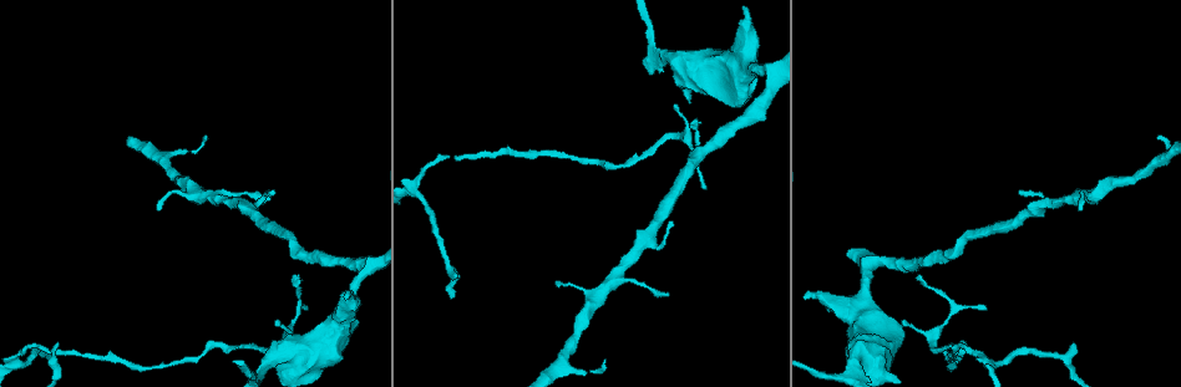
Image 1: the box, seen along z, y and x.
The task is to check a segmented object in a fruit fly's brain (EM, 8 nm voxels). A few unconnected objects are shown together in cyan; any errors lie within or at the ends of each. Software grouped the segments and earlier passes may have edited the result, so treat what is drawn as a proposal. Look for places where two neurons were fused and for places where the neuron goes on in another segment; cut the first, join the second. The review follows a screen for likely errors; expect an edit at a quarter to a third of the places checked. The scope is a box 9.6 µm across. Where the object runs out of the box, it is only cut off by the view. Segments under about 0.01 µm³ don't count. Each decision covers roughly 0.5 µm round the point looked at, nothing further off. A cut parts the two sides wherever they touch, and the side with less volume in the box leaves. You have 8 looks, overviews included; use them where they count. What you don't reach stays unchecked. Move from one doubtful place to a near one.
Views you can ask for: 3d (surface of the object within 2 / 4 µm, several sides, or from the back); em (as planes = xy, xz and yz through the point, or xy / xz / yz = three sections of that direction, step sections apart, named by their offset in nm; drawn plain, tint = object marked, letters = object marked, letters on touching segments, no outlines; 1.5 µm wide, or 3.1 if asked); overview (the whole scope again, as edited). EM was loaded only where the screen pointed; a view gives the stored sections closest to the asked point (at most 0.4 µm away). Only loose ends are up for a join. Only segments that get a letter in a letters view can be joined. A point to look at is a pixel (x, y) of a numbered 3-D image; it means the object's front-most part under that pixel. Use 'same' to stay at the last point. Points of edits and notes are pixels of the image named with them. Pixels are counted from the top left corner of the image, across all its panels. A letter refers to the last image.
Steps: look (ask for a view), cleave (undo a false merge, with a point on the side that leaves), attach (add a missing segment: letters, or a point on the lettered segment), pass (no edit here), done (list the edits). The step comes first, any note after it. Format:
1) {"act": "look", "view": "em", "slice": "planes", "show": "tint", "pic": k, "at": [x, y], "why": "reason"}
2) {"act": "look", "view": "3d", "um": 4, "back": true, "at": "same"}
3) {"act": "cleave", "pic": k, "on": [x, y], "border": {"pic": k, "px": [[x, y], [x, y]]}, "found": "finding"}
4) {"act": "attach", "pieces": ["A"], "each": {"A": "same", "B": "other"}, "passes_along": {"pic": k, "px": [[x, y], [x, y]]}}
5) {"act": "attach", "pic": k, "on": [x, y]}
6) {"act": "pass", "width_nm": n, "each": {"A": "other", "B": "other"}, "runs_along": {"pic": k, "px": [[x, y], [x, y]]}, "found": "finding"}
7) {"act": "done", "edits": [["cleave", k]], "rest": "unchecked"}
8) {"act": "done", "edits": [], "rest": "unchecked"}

{"act": "look", "view": "3d", "um": 4, "pic": 1, "at": [705, 187], "why": "tapers out"}

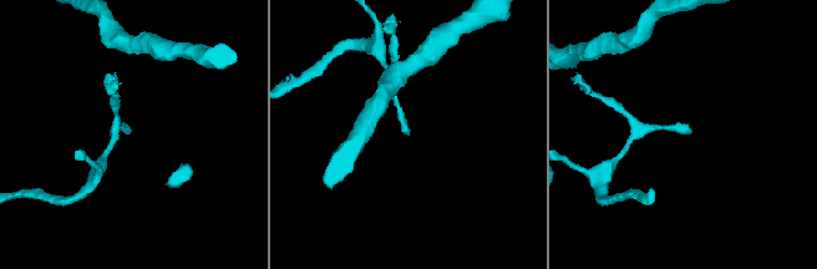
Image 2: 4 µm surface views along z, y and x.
{"act": "look", "view": "em", "slice": "planes", "show": "tint", "pic": 2, "at": [690, 129]}

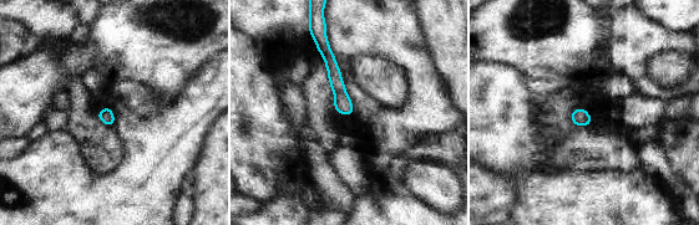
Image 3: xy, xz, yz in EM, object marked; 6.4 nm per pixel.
{"act": "look", "view": "em", "slice": "planes", "show": "letters", "at": "same", "why": "see the neighbours"}

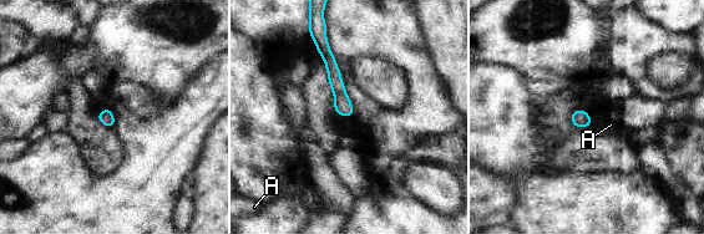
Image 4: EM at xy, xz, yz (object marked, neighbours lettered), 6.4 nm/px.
{"act": "pass", "longest_contact_nm": ["A", 60], "each": {"A": "other"}, "found": "no lettered segment goes on from it"}

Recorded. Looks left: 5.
{"act": "look", "view": "em", "slice": "planes", "show": "letters", "pic": 1, "at": [672, 222], "why": "thin end"}

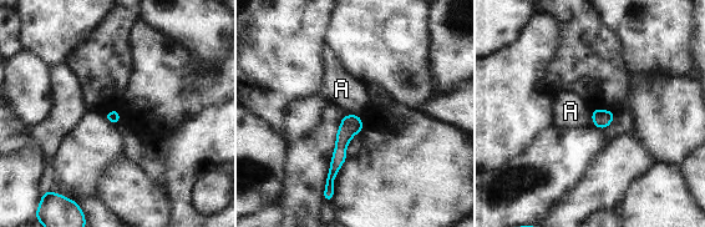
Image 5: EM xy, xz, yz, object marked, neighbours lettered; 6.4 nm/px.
{"act": "pass", "longest_contact_nm": ["A", 90], "each": {"A": "other"}, "runs_along": {"pic": 5, "px": [[356, 117], [343, 137], [329, 187]]}, "found": "none of them fits"}

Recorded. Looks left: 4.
{"act": "look", "view": "em", "slice": "planes", "show": "letters", "pic": 1, "at": [902, 321], "why": "tapers out"}

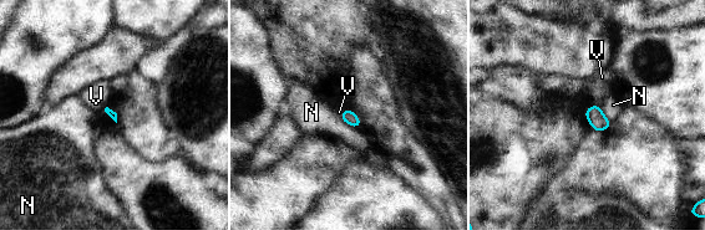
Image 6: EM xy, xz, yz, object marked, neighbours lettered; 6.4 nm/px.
{"act": "pass", "each": {"N": "other", "V": "other"}, "border": {"pic": 6, "px": [[341, 112], [340, 118]]}, "found": "none of them fits"}

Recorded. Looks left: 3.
{"act": "done", "edits": [], "rest": "unchecked"}

